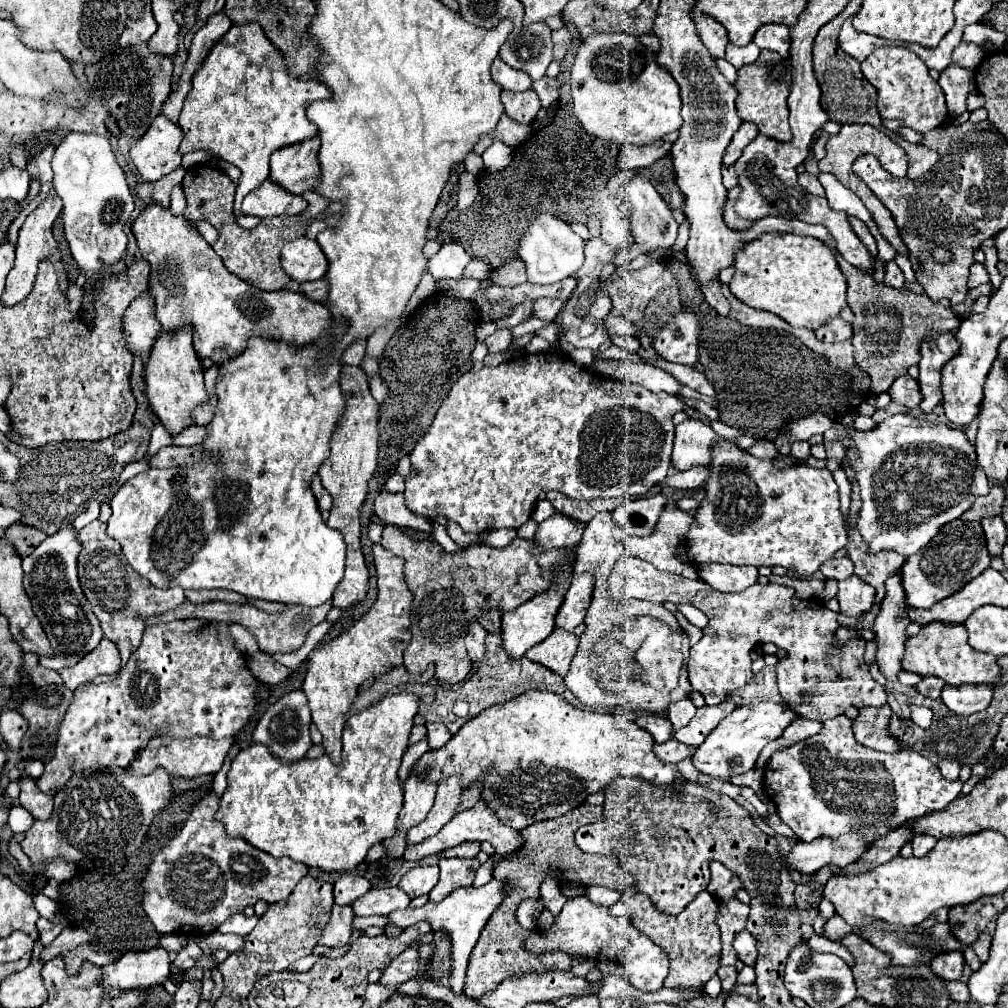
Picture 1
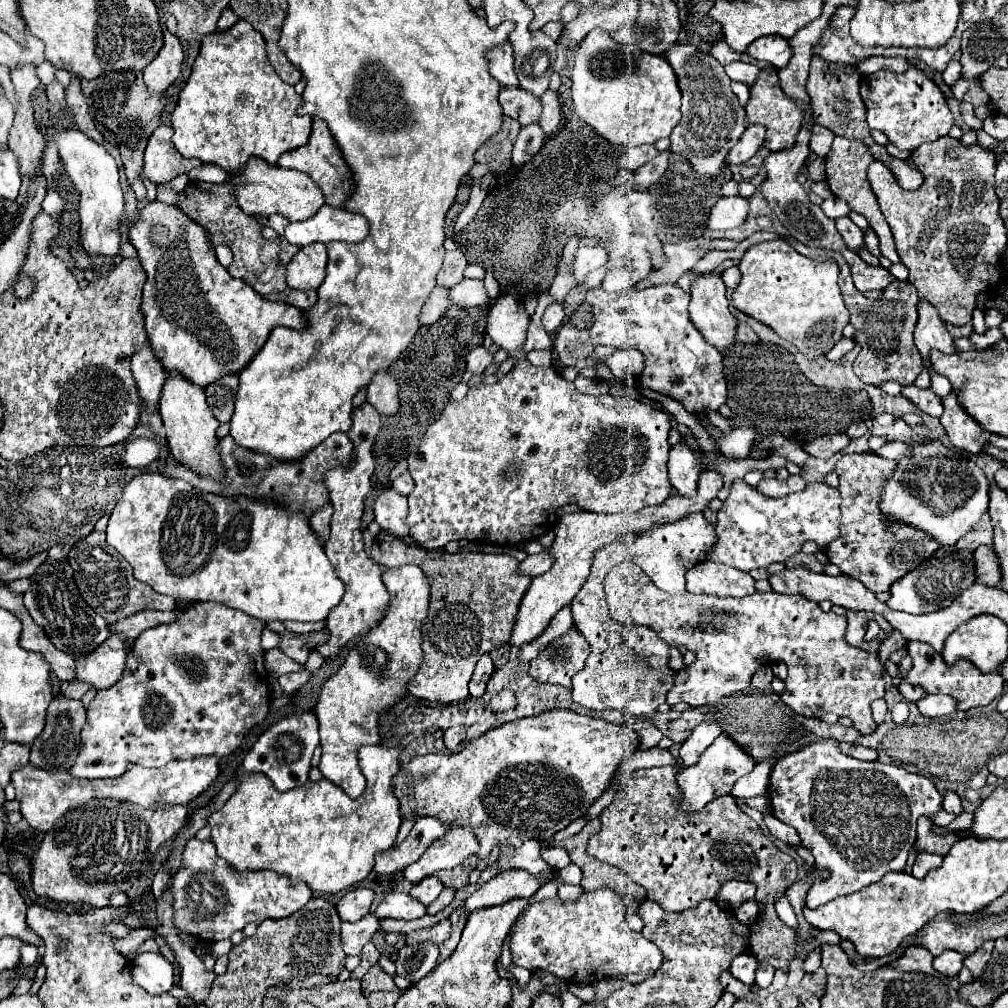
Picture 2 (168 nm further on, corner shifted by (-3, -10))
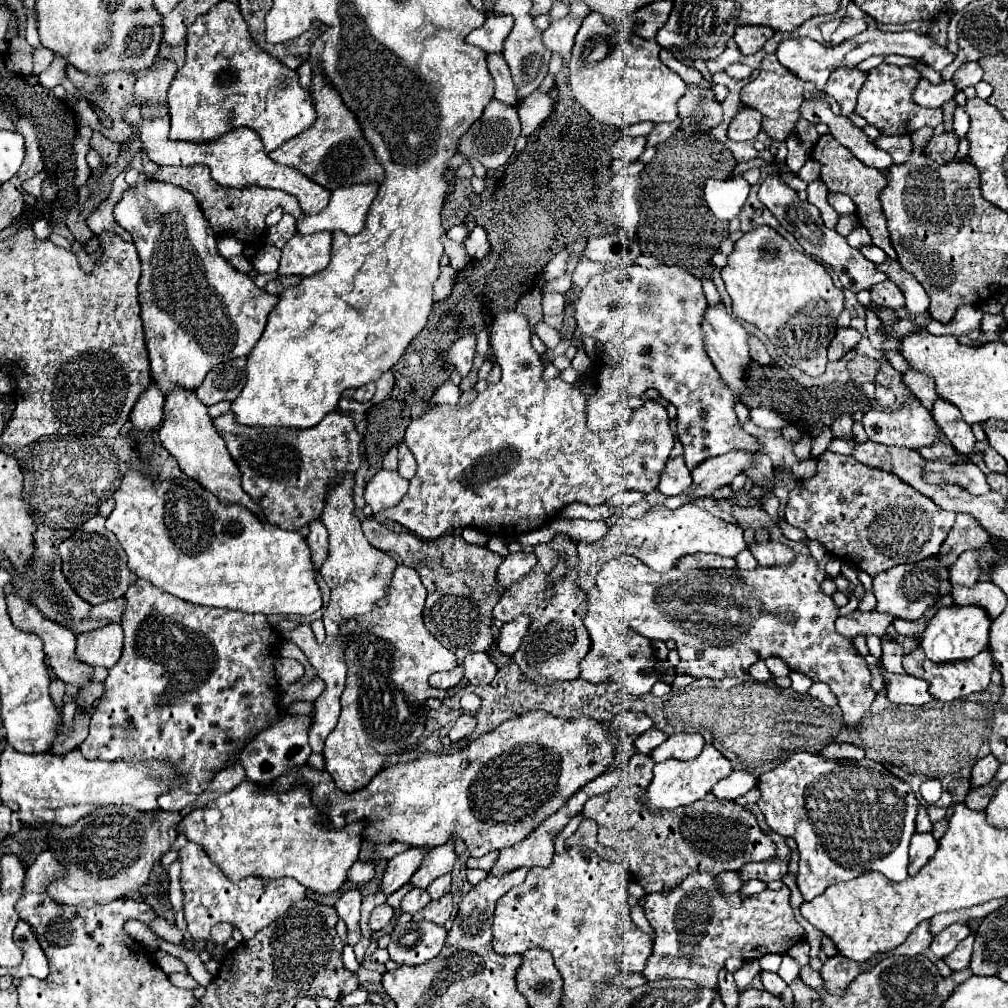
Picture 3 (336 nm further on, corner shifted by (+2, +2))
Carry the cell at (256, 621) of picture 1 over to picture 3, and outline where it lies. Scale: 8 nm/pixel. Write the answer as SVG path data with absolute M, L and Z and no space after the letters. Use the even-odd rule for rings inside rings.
M107 600L105 604L97 604L89 610L89 620L109 620L109 622L121 622L121 616L125 612L125 600Z

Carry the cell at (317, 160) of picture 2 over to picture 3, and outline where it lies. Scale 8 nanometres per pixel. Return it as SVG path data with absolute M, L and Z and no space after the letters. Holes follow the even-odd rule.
M313 72L313 84L309 88L313 92L313 100L317 106L317 120L305 132L289 138L283 146L269 152L269 156L283 166L291 166L311 178L313 182L321 184L323 188L335 190L341 186L351 186L359 182L383 182L383 168L371 148L371 144L363 138L361 126L337 90L321 76L321 72Z

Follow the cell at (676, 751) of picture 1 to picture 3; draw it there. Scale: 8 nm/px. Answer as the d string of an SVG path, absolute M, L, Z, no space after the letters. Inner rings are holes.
M651 728L647 730L645 734L641 734L637 740L635 740L635 748L639 754L649 754L653 748L657 748L659 744L663 744L667 740L667 734L657 730L657 728Z

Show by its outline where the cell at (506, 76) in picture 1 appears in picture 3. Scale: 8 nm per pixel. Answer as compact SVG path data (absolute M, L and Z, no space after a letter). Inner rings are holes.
M487 10L485 24L481 28L475 28L467 36L467 42L479 46L487 54L489 52L503 52L503 40L511 32L511 28L513 28L513 16Z

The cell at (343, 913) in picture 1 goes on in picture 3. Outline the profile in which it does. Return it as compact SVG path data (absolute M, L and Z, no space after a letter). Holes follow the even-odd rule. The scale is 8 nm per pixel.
M389 904L377 906L377 908L373 910L371 918L369 918L369 928L371 928L371 930L381 930L381 928L385 928L387 922L393 918L393 914L395 914L395 910L393 910Z

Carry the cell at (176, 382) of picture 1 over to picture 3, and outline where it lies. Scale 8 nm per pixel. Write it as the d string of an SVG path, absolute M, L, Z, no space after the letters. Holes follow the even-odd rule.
M177 388L175 392L169 392L165 398L163 412L165 412L165 420L163 426L159 428L159 440L165 446L165 450L171 456L175 456L183 474L187 474L187 478L191 480L197 480L205 490L213 492L223 504L239 504L263 520L261 506L247 492L243 492L241 472L233 462L233 458L229 456L225 440L213 428L213 422L207 414L207 406L197 400L195 392L189 392L185 388Z

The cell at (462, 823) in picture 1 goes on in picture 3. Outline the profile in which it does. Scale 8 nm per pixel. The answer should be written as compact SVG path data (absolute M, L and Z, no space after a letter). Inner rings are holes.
M409 848L407 852L393 856L387 864L387 870L385 870L383 878L381 878L379 890L385 896L389 896L395 890L399 890L401 886L405 886L411 880L411 876L417 872L421 860L425 858L425 854L427 854L425 850L427 848Z

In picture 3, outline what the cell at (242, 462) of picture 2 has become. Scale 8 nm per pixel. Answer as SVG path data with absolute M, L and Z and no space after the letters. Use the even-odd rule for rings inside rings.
M233 412L221 414L215 420L219 420L219 434L241 470L243 490L261 504L267 522L285 530L301 530L321 518L331 480L339 474L357 472L363 462L363 438L355 430L353 420L341 412L331 412L317 428L307 430L249 428L237 424Z

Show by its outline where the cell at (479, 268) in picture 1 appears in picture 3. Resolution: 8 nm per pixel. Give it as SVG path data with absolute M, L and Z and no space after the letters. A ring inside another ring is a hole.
M443 238L443 244L445 244L445 254L451 258L451 268L461 270L469 262L469 254L467 254L465 246L461 246L449 238Z

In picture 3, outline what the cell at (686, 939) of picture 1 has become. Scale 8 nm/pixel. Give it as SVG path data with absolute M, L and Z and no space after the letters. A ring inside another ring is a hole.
M707 872L689 874L689 878L681 880L681 884L669 892L647 894L643 910L656 934L653 953L643 972L647 980L689 978L699 986L715 988L717 974L727 958L739 956L741 960L759 960L765 954L783 956L793 944L807 936L805 928L795 922L787 886L777 892L763 890L761 894L743 898L739 892L721 892L715 876Z

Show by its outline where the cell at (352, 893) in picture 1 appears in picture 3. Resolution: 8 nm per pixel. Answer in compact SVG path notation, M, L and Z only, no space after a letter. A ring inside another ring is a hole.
M349 890L345 892L337 904L335 910L339 914L339 918L345 920L347 924L347 944L355 946L361 940L361 928L359 928L359 910L361 910L361 892L359 890Z

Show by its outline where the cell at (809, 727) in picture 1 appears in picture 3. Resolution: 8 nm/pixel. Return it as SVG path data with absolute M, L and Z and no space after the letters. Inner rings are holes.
M735 770L731 772L731 776L719 780L711 792L717 800L735 800L755 788L755 784L757 780L747 770Z

